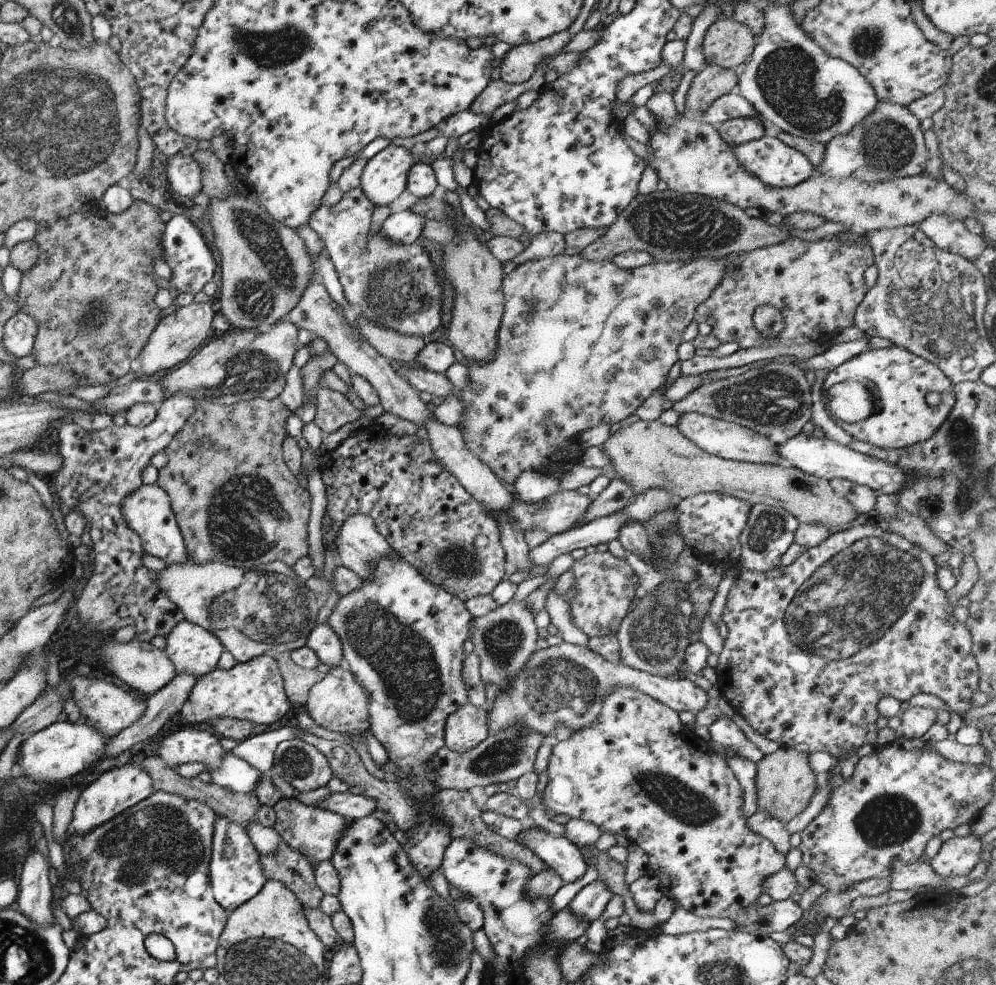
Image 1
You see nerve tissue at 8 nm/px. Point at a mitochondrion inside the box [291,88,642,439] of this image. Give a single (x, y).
(401, 292)

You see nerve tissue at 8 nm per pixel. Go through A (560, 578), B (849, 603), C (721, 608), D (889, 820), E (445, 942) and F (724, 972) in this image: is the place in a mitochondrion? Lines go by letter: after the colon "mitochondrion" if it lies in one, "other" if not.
A: other
B: mitochondrion
C: other
D: mitochondrion
E: mitochondrion
F: mitochondrion

